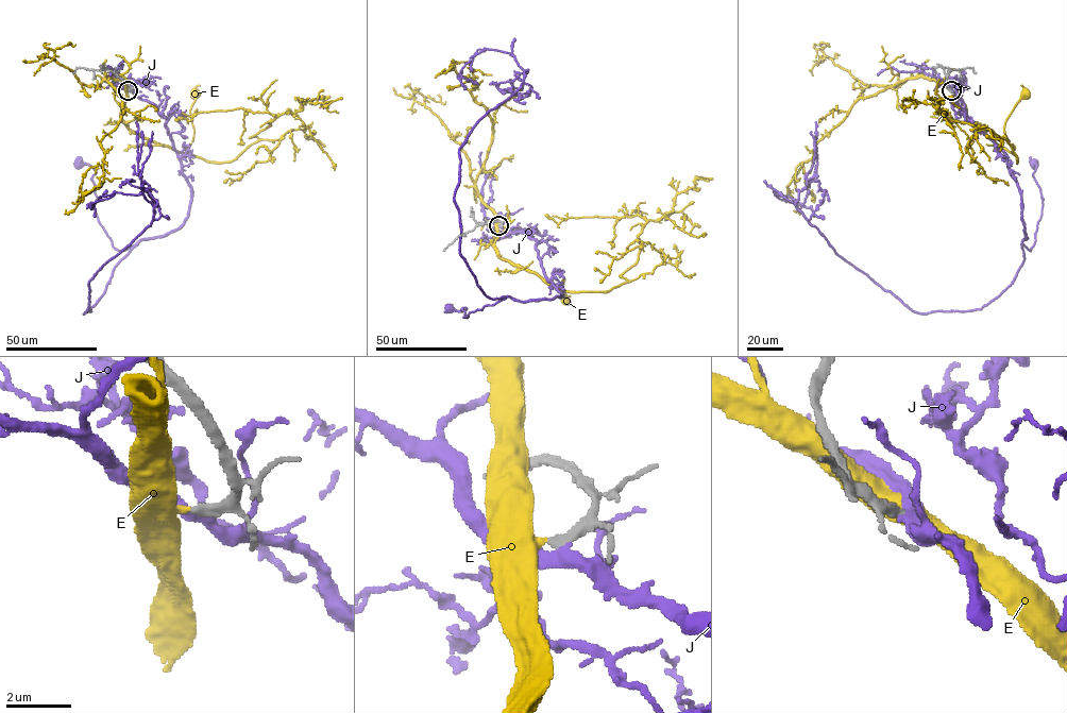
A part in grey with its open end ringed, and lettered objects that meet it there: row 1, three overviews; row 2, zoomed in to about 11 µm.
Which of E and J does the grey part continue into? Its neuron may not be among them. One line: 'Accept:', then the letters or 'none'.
Accept: none

